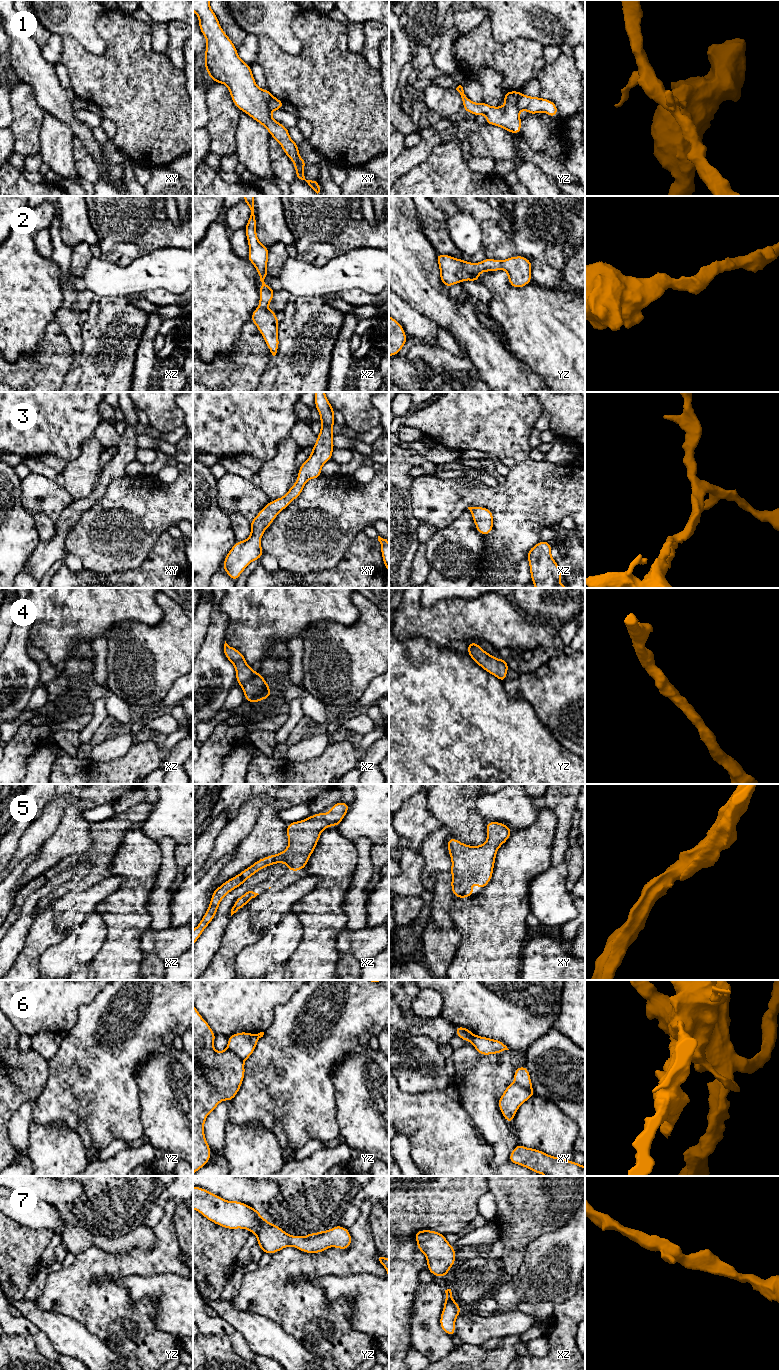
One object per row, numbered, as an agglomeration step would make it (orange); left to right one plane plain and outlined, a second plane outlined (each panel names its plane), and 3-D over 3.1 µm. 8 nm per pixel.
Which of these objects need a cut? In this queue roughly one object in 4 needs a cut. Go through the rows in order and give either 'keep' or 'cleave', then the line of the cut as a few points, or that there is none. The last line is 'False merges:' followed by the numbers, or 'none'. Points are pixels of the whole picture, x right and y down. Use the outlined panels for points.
1: cleave | yz (521, 94), (518, 100), (519, 109)
2: keep | no cut
3: keep | no cut
4: keep | no cut
5: keep | no cut
6: cleave | xy (473, 1034), (467, 1040)
7: keep | no cut
False merges: 1, 6

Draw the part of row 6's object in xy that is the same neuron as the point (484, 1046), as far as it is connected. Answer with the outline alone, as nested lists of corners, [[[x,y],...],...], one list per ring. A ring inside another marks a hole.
[[[473,1034],[468,1041],[474,1045],[480,1055],[500,1054],[505,1050],[509,1050],[507,1046],[499,1040],[477,1036],[475,1034]]]

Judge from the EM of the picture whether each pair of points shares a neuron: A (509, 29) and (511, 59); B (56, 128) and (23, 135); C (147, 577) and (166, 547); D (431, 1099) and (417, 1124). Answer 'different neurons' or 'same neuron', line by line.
A: different neurons
B: different neurons
C: same neuron
D: same neuron

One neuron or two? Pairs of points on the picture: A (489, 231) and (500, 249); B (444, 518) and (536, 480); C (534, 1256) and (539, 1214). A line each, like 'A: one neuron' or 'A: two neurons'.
A: one neuron
B: one neuron
C: two neurons

